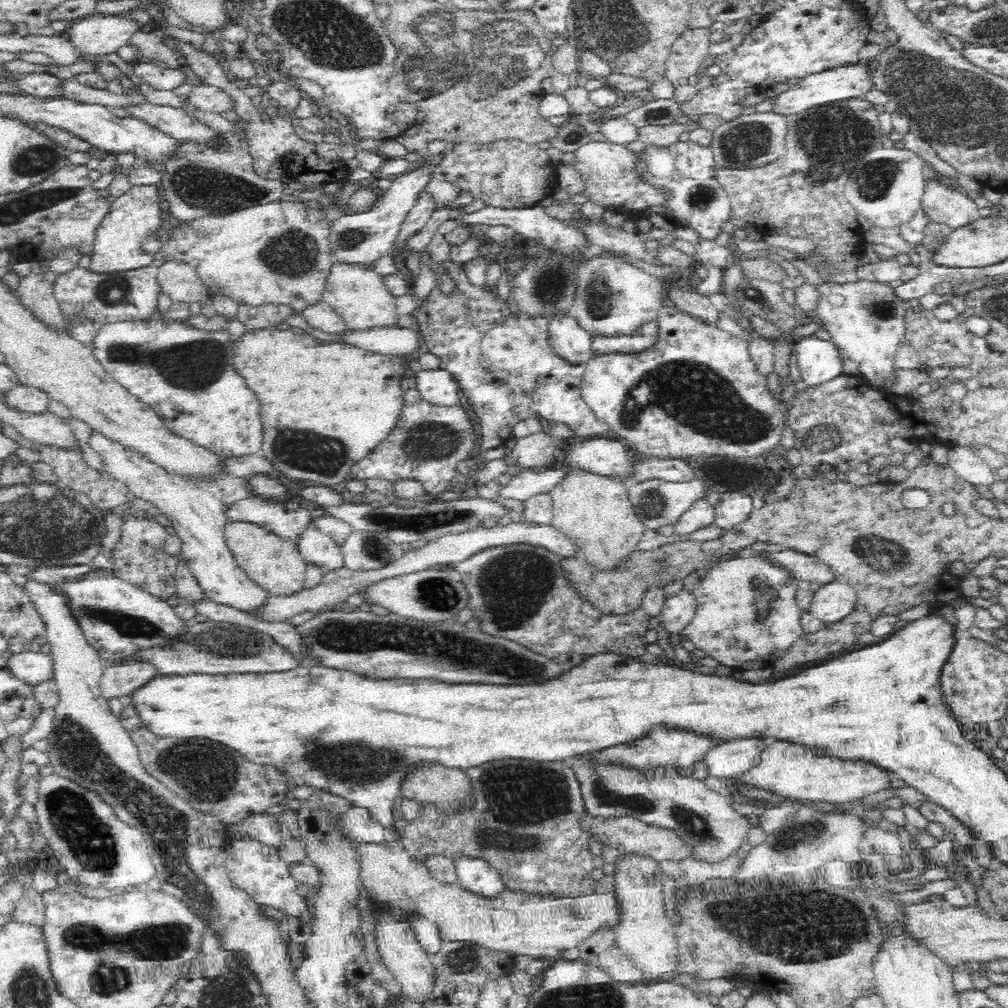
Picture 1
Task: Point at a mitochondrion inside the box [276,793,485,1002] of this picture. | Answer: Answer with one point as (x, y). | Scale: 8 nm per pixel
(462, 960)

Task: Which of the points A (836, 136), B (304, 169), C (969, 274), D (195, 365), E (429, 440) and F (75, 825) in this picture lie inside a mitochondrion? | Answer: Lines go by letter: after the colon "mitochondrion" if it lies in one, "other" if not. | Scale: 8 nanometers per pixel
A: mitochondrion
B: other
C: other
D: mitochondrion
E: mitochondrion
F: mitochondrion

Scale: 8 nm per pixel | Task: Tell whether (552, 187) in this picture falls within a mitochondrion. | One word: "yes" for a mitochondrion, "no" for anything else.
no

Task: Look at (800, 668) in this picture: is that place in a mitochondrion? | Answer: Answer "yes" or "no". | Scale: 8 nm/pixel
no

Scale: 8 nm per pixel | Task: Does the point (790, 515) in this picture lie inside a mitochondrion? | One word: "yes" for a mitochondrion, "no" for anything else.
no

